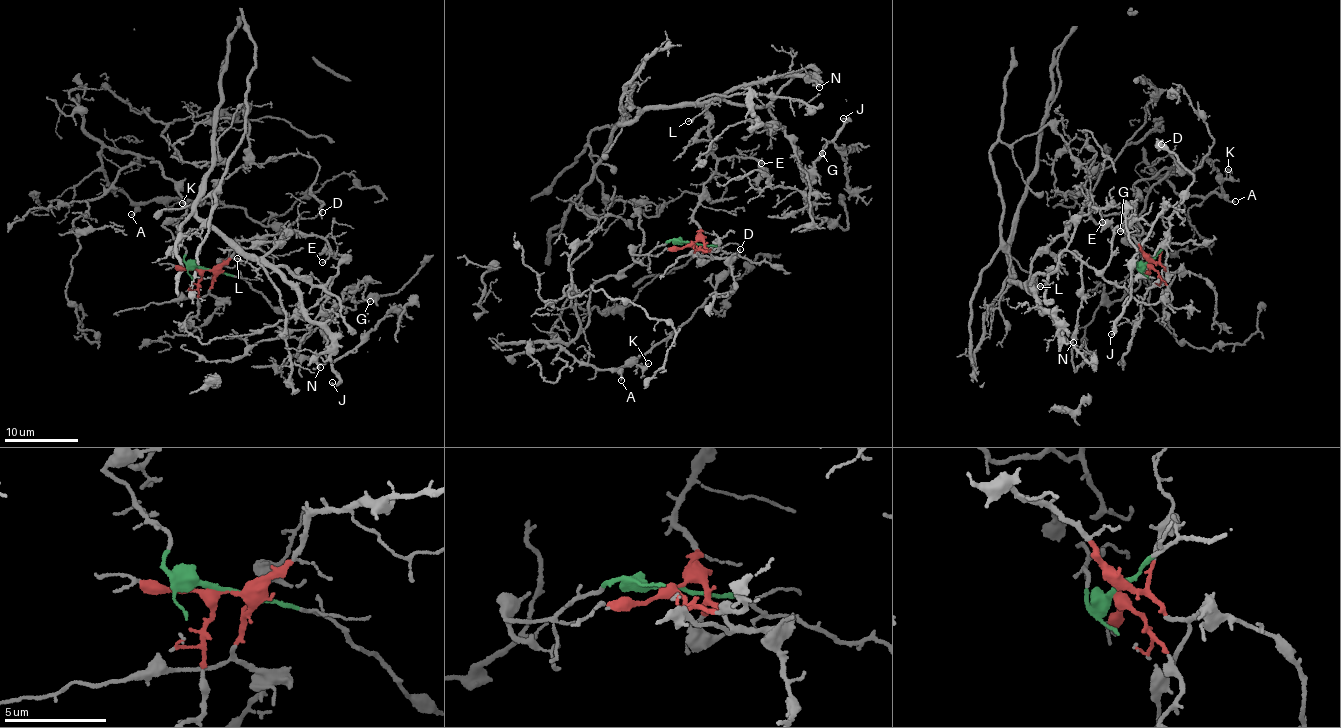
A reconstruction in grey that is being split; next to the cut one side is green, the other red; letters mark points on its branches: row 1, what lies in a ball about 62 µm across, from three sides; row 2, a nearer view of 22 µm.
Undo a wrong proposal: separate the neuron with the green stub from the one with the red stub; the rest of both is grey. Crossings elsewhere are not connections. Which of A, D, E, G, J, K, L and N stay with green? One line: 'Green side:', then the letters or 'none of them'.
Green side: A, D, K

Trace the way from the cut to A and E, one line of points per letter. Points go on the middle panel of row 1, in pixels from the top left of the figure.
A: (691, 243), (675, 238), (633, 253), (642, 264), (596, 284), (587, 326), (549, 343), (620, 380)
E: (691, 243), (699, 230), (694, 219), (703, 184), (714, 173), (715, 163), (726, 157), (760, 163)

